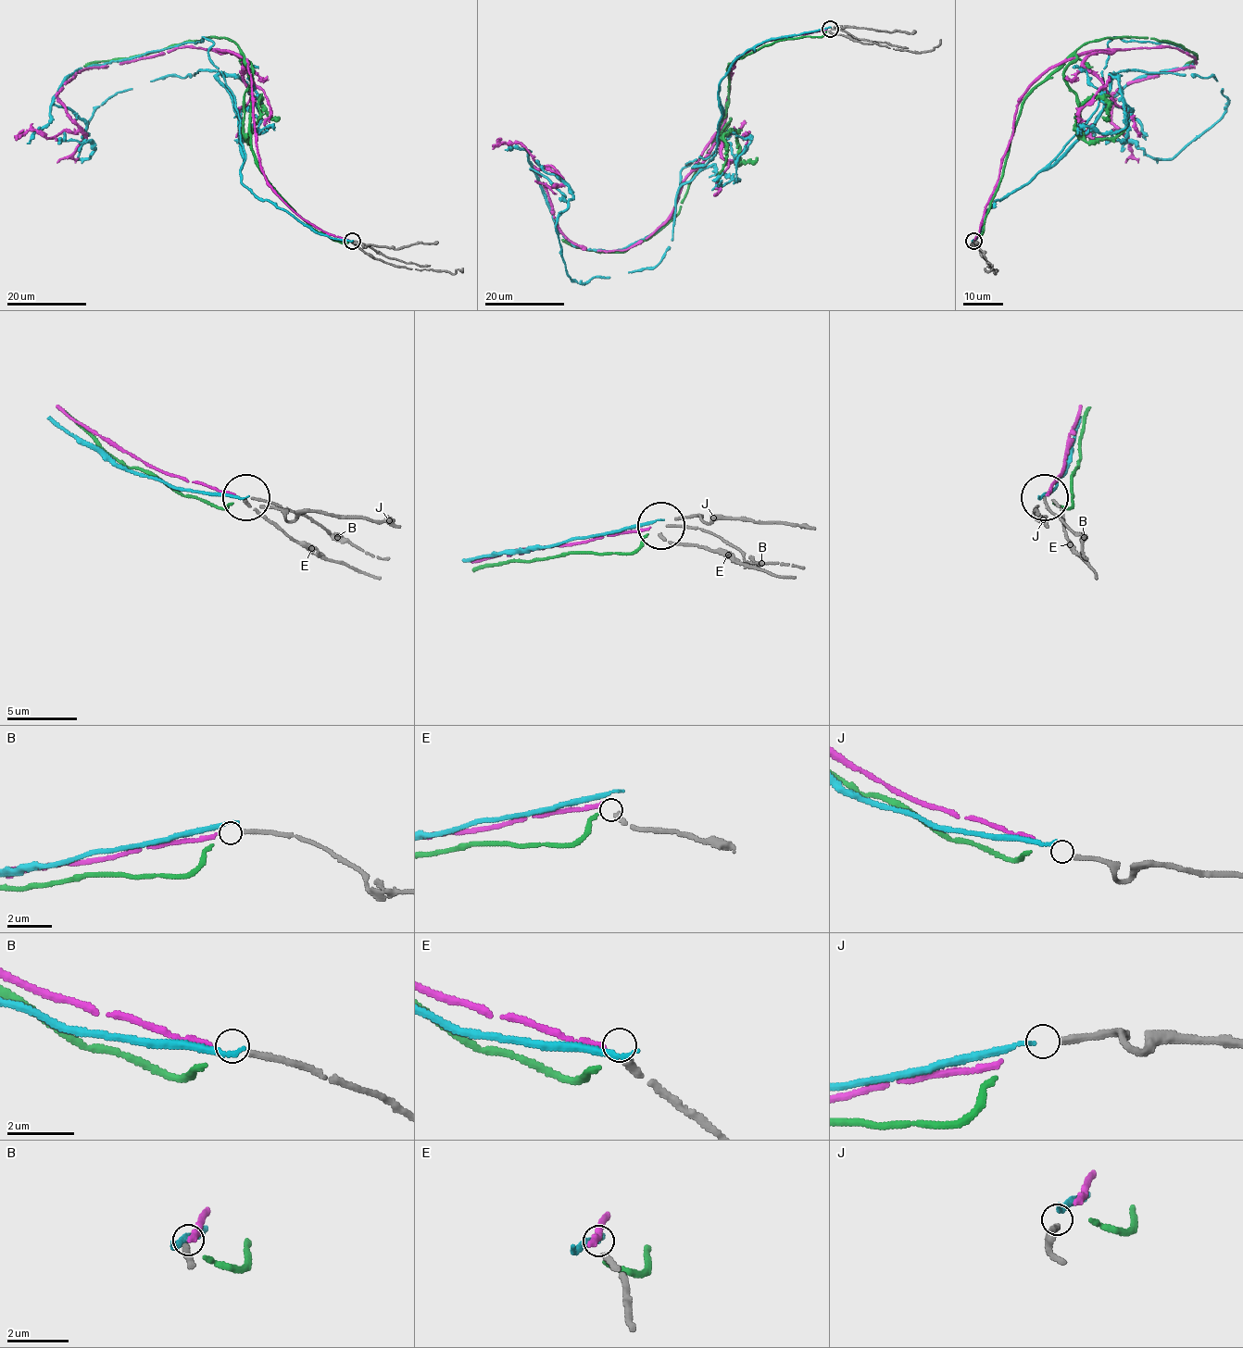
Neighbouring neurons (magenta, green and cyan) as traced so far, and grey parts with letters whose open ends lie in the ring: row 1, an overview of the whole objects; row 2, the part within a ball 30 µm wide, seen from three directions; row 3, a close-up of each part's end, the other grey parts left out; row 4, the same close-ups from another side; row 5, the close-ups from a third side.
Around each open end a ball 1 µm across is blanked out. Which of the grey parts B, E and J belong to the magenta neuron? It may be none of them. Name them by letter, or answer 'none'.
B

